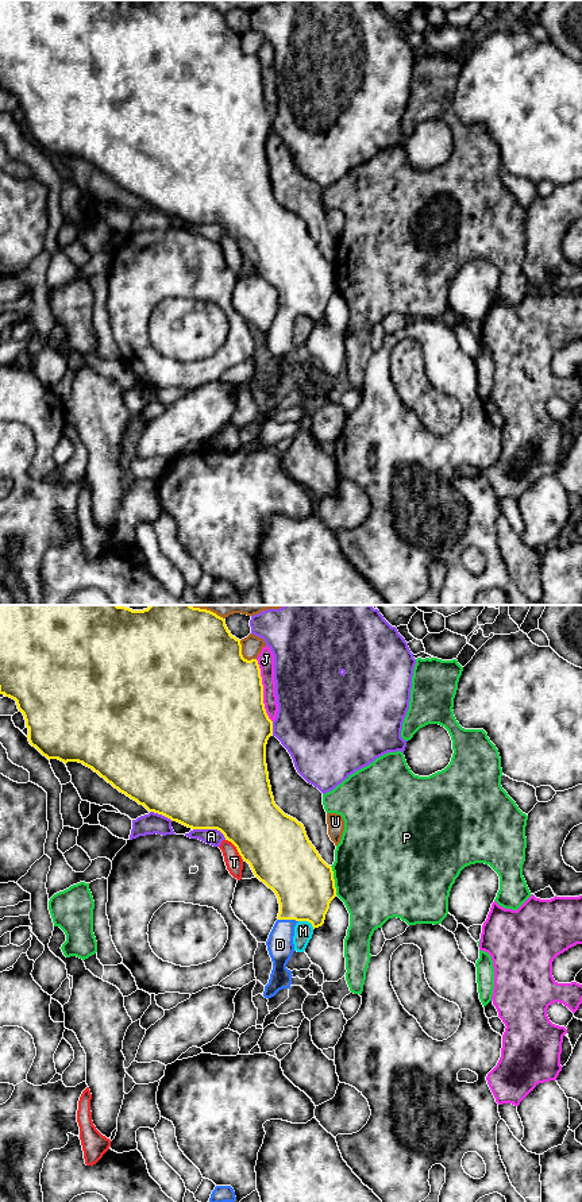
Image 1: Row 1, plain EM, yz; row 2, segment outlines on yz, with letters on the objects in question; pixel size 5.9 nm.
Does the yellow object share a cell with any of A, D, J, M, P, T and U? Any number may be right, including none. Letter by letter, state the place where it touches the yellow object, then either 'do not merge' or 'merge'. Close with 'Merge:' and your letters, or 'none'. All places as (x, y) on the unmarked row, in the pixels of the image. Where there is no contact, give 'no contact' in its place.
A: contact yz (211, 223); do not merge
D: contact yz (288, 314); merge
J: contact yz (262, 85); do not merge
M: contact yz (307, 315); do not merge
P: contact yz (334, 276); do not merge
T: contact yz (236, 243); do not merge
U: contact yz (242, 50); do not merge
Merge: D

